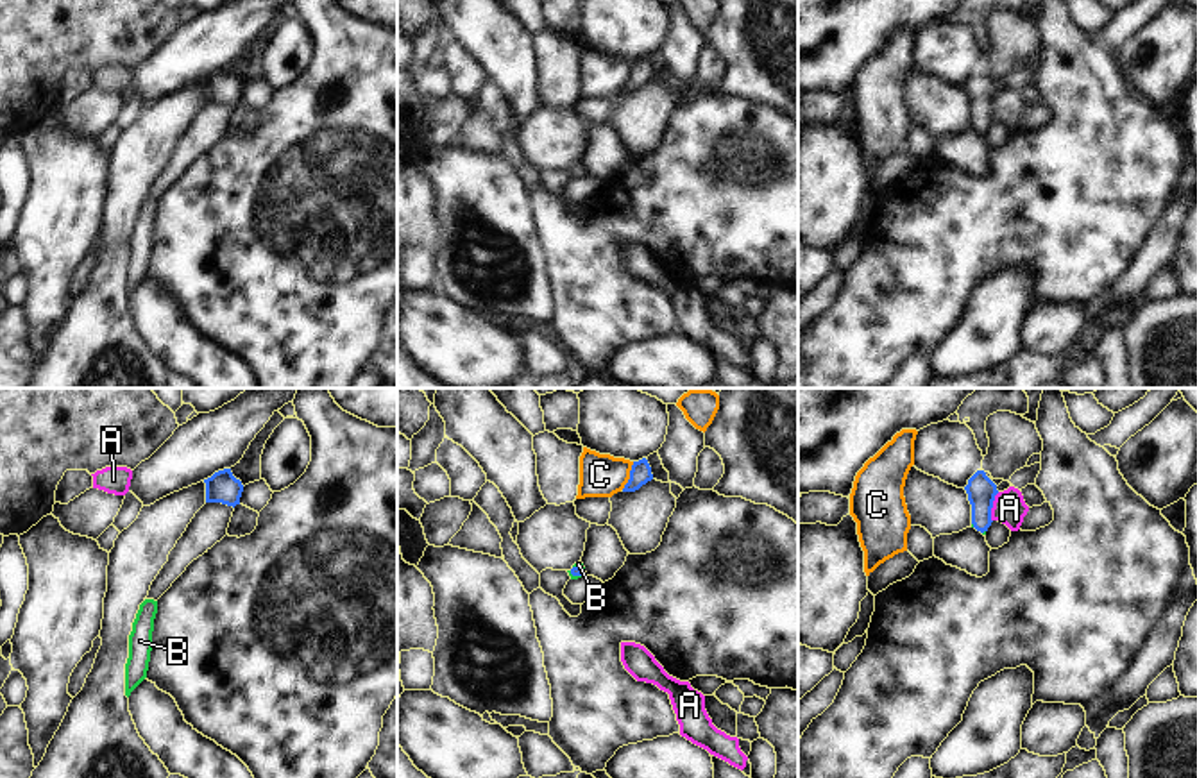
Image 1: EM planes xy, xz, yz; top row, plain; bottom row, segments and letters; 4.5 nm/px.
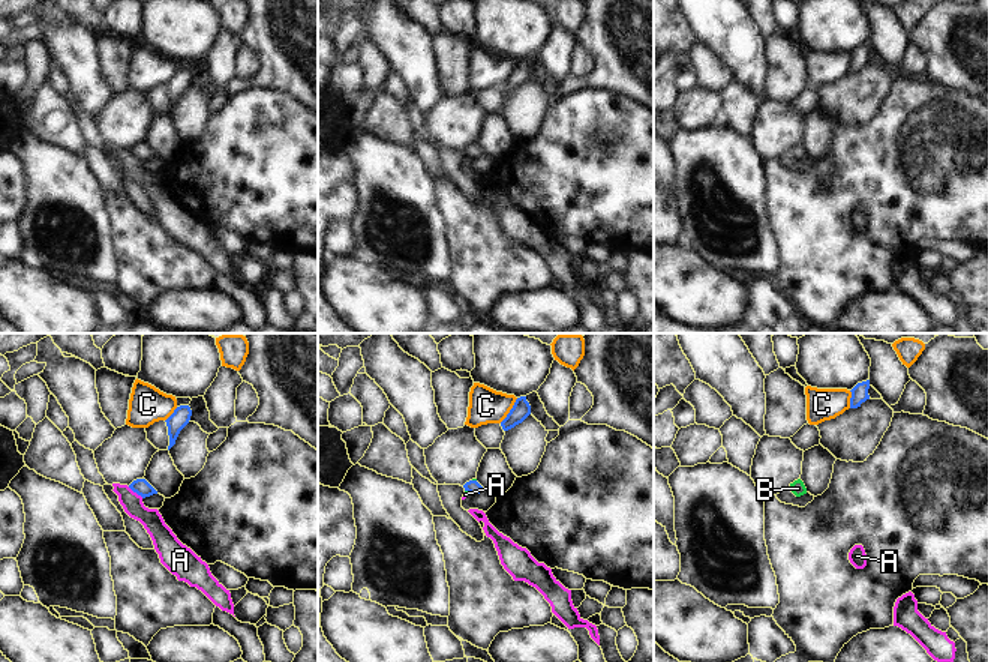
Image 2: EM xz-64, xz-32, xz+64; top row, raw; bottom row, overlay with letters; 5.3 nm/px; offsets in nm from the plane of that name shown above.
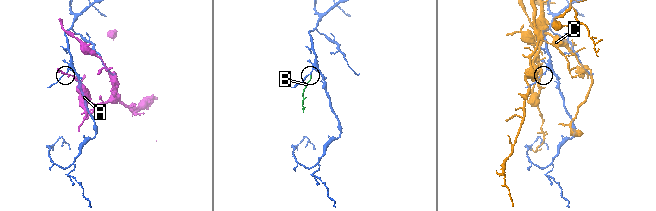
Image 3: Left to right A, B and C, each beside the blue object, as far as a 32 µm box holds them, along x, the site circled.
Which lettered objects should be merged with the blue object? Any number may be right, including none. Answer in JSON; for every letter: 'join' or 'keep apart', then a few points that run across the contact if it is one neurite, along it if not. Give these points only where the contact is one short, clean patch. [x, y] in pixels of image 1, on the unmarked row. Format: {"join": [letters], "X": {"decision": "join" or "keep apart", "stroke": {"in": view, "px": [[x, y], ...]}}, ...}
{"join": ["B"], "A": {"decision": "keep apart"}, "B": {"decision": "join", "stroke": {"in": "xz", "px": [[577, 170], [577, 174], [578, 163]]}}, "C": {"decision": "keep apart"}}

